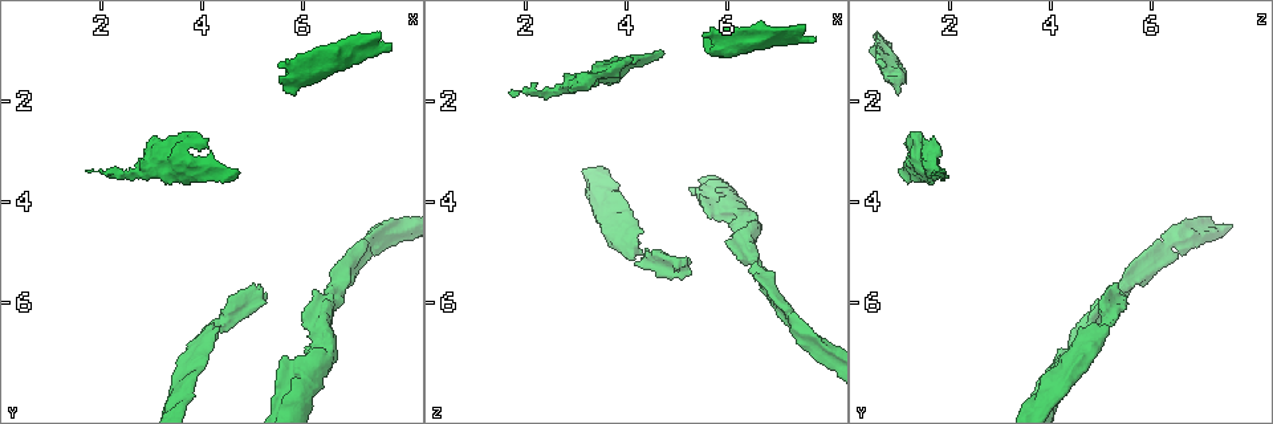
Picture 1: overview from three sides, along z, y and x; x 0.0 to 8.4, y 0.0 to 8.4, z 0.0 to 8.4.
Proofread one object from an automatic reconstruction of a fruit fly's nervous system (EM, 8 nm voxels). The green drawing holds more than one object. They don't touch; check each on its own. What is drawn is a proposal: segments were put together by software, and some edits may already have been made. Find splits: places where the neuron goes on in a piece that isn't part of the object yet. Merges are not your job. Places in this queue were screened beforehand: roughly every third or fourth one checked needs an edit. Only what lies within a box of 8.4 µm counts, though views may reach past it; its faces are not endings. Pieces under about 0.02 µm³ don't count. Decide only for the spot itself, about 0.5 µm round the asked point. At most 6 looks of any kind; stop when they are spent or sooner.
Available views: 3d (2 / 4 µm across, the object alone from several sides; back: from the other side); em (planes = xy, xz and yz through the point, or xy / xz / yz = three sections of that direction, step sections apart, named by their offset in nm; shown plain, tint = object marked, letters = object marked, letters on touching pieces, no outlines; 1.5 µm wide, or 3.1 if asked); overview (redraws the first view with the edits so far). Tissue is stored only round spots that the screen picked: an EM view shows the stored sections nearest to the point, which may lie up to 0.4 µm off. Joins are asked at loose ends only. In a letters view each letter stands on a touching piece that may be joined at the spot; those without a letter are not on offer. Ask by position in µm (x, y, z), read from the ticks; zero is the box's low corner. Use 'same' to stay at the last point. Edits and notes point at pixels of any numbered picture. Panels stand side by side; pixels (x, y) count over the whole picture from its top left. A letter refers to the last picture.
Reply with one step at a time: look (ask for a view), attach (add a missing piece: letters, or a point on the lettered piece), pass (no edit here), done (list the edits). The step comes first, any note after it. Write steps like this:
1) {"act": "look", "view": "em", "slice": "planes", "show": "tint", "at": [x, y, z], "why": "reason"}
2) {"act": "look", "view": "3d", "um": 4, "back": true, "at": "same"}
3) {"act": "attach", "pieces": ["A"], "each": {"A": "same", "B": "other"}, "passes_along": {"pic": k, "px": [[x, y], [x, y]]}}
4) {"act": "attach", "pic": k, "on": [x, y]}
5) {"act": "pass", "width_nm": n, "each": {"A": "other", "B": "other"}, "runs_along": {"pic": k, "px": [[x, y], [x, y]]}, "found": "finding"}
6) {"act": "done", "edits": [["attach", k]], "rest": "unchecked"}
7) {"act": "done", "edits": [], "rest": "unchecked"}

{"act": "look", "view": "3d", "um": 4, "at": [7.75, 0.90, 0.85], "why": "an open end"}

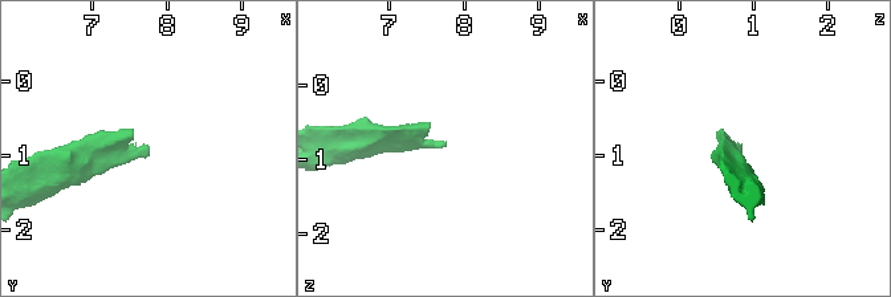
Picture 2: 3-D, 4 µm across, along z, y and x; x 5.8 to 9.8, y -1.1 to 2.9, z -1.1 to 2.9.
{"act": "look", "view": "em", "slice": "planes", "show": "letters", "at": [7.70, 0.90, 0.80], "why": "need the tissue"}

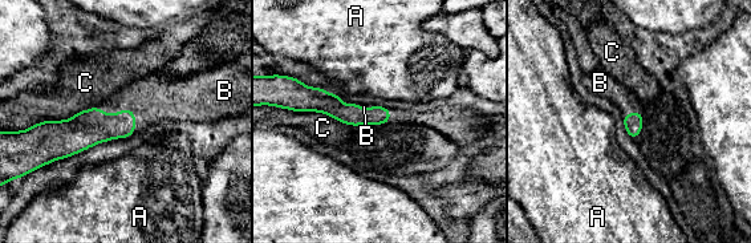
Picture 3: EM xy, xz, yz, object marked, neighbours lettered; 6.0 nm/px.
{"act": "attach", "pieces": ["B"], "each": {"A": "other", "B": "same", "C": "other"}, "found": "it goes on there"}

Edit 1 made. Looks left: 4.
{"act": "look", "view": "em", "slice": "planes", "show": "letters", "at": [5.50, 1.20, 0.65], "why": "branch stops here"}

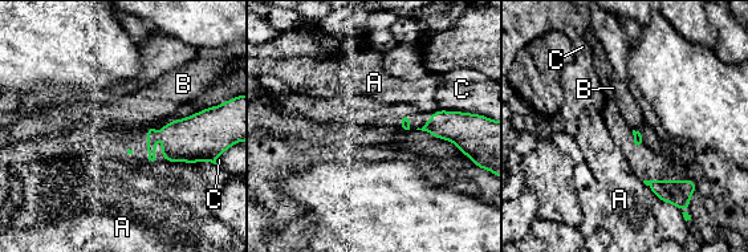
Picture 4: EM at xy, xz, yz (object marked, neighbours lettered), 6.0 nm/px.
{"act": "pass", "longest_contact_nm": ["A", 260], "each": {"A": "other", "B": "other", "C": "other"}, "border": {"pic": 4, "px": [[163, 159], [206, 161]]}, "found": "no lettered piece goes on from it"}

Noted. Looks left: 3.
{"act": "look", "view": "em", "um": 3.1, "slice": "planes", "show": "letters", "at": [4.10, 2.75, 1.10], "why": "an open end"}

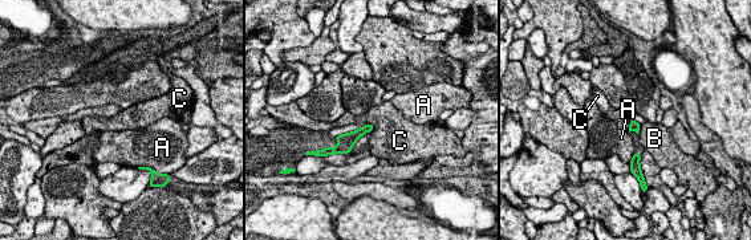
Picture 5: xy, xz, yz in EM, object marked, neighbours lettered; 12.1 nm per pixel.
{"act": "pass", "each": {"A": "other", "B": "other", "C": "other"}, "border": {"pic": 5, "px": [[368, 122], [374, 126]]}, "found": "no lettered piece goes on from it"}

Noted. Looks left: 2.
{"act": "done", "edits": [["attach", 3]], "rest": "unchecked"}

